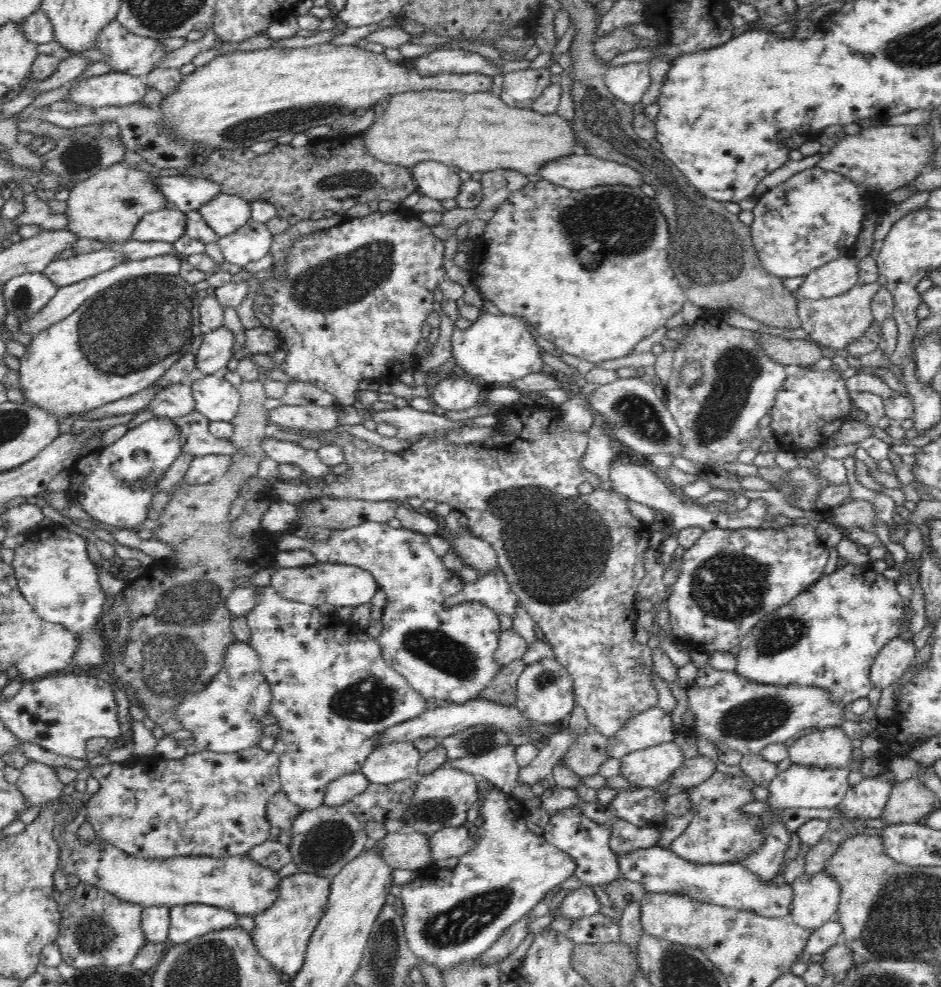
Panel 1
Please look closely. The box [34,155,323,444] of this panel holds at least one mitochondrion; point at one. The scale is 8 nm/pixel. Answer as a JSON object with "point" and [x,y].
{"point":[134,328]}

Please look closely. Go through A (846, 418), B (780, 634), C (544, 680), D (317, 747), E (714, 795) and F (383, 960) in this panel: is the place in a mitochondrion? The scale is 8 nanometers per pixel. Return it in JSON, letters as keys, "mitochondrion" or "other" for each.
{"A":"other","B":"mitochondrion","C":"mitochondrion","D":"other","E":"other","F":"mitochondrion"}

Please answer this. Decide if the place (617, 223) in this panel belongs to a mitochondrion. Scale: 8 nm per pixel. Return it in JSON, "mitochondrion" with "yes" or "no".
{"mitochondrion":"yes"}

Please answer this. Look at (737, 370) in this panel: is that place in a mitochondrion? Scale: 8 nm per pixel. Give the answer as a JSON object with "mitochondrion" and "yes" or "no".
{"mitochondrion":"yes"}

